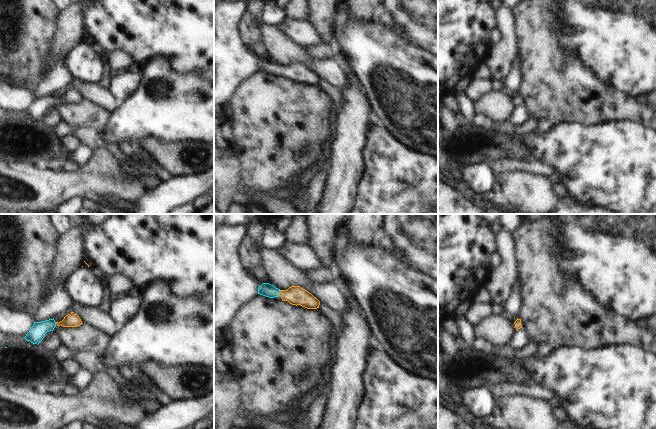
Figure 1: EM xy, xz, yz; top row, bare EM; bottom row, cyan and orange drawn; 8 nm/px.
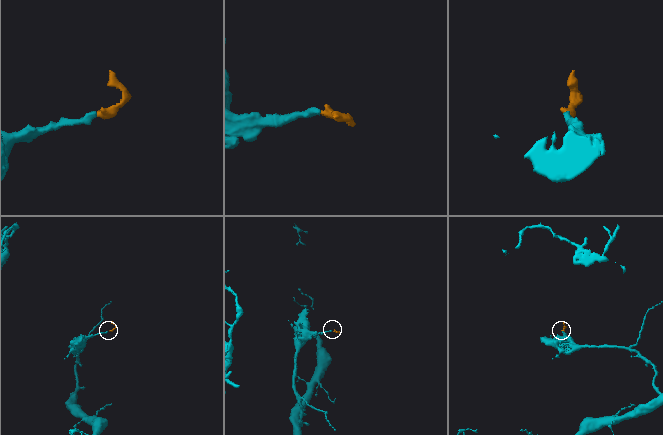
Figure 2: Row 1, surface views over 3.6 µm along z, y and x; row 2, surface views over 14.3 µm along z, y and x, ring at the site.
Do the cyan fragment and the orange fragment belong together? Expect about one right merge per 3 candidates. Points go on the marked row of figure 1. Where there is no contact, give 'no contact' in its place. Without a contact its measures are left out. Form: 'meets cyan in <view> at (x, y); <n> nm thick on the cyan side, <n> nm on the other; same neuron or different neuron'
meets cyan in xz at (278, 293); 110 nm thick on the cyan side, 160 nm on the other; same neuron

